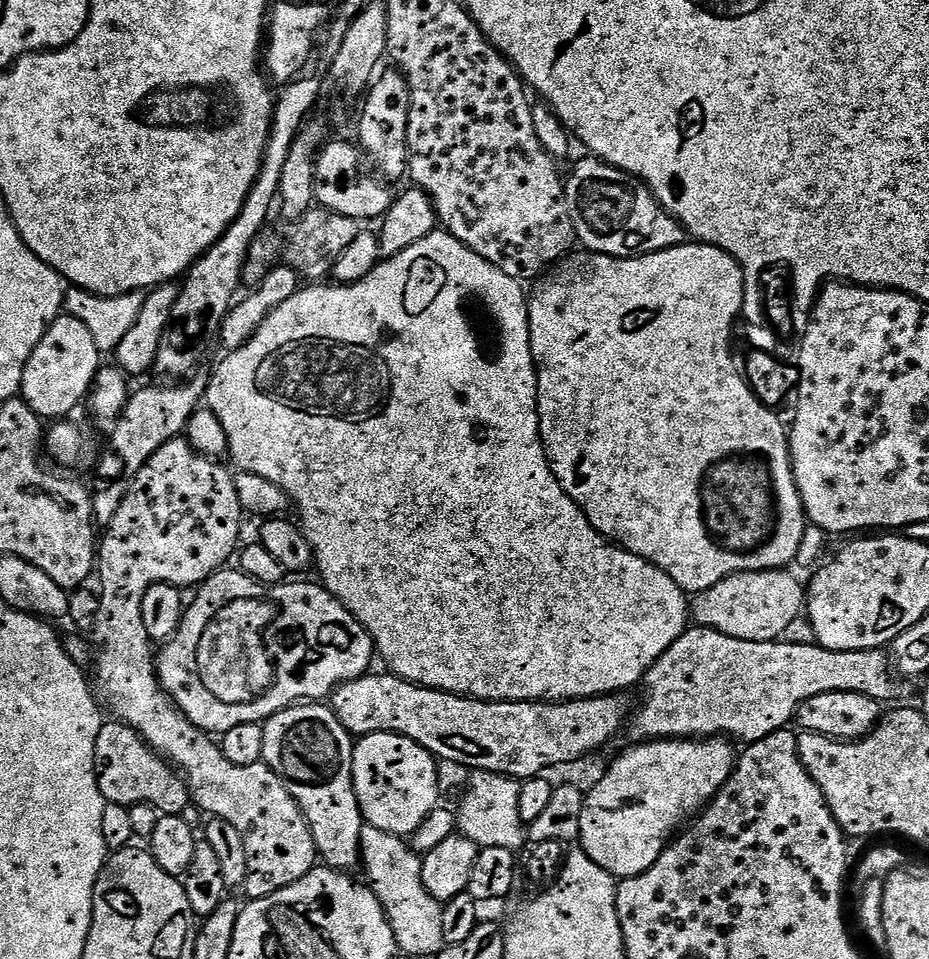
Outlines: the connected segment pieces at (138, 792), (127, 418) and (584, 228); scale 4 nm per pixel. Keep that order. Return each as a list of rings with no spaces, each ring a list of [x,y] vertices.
[[[106,722],[102,726],[96,743],[96,777],[105,801],[110,804],[149,804],[166,816],[179,816],[190,804],[190,793],[183,775],[178,774],[177,769],[159,756],[128,724]]]
[[[193,375],[187,382],[169,383],[172,384],[169,388],[140,388],[137,392],[135,389],[129,395],[126,406],[111,425],[112,452],[124,464],[119,464],[114,457],[108,456],[105,460],[103,457],[94,468],[97,478],[104,483],[100,492],[91,493],[92,514],[97,525],[107,526],[114,514],[118,514],[118,506],[122,506],[128,485],[138,470],[142,470],[142,466],[146,466],[146,462],[150,462],[150,458],[154,458],[154,454],[166,446],[166,442],[185,435],[192,416],[201,407],[208,390],[209,377],[200,375]]]
[[[591,154],[585,157],[577,162],[572,173],[567,173],[564,189],[576,239],[587,251],[627,258],[670,250],[685,243],[683,226],[660,205],[643,180]]]

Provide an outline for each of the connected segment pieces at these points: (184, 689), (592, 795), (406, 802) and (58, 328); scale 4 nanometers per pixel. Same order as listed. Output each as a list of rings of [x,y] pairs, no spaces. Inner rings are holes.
[[[239,570],[228,571],[215,572],[209,580],[205,580],[203,584],[195,589],[196,597],[193,600],[191,597],[190,603],[185,607],[184,617],[178,626],[178,630],[171,640],[161,647],[164,648],[161,652],[159,649],[158,655],[155,657],[156,679],[164,687],[166,695],[182,710],[182,714],[186,718],[190,718],[190,722],[194,722],[194,726],[198,726],[203,732],[209,734],[223,734],[234,730],[234,726],[242,726],[246,722],[263,724],[265,720],[268,720],[274,714],[278,714],[284,708],[291,708],[294,704],[320,702],[331,697],[340,685],[356,680],[371,669],[368,668],[372,664],[372,656],[374,660],[374,645],[371,634],[364,629],[362,622],[358,622],[358,618],[354,618],[354,614],[350,609],[342,606],[342,602],[338,598],[334,598],[328,593],[327,588],[319,583],[316,583],[317,585],[291,584],[291,582],[263,584],[254,578],[250,578],[245,572]]]
[[[724,738],[650,740],[633,743],[633,748],[626,749],[605,770],[604,777],[592,789],[587,789],[582,810],[579,847],[590,859],[598,862],[602,870],[617,878],[637,876],[650,870],[650,866],[658,862],[660,855],[677,835],[676,827],[684,823],[687,825],[693,817],[703,813],[731,778],[733,770],[736,769],[738,752],[727,743],[731,744]]]
[[[396,732],[359,737],[352,749],[352,777],[365,825],[403,838],[418,831],[440,800],[440,772],[436,767],[438,761],[432,753]]]
[[[62,314],[42,334],[42,342],[34,346],[30,362],[22,374],[20,396],[30,406],[30,410],[48,422],[68,418],[72,411],[89,399],[96,373],[102,367],[102,354],[94,346],[94,337],[90,330],[78,322],[78,318]],[[48,419],[48,420],[47,420]]]

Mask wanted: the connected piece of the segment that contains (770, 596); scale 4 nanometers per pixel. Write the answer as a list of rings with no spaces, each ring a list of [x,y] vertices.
[[[775,568],[769,572],[743,572],[742,574],[734,574],[730,578],[726,578],[722,582],[718,582],[718,586],[710,586],[710,590],[705,592],[695,593],[690,600],[690,616],[693,621],[701,628],[709,628],[710,630],[718,630],[722,634],[730,634],[730,638],[742,638],[746,642],[766,642],[767,640],[781,639],[785,634],[784,631],[795,622],[796,619],[801,619],[802,613],[806,608],[806,588],[796,576],[791,576],[791,571]]]

